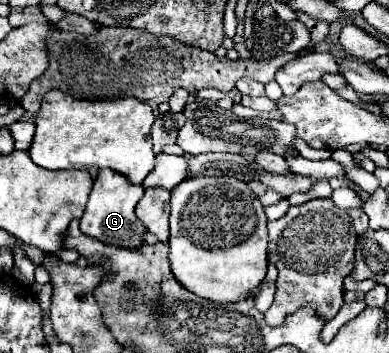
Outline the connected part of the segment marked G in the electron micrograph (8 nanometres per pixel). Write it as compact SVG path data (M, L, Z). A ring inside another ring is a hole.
M109 168L99 170L99 176L97 176L97 180L93 184L91 194L89 194L85 214L79 220L81 232L85 236L97 238L103 244L111 244L111 246L121 246L121 248L137 248L137 246L141 246L145 226L139 224L137 218L135 218L135 204L143 198L143 192L145 192L143 186L131 184L119 172L113 172Z

